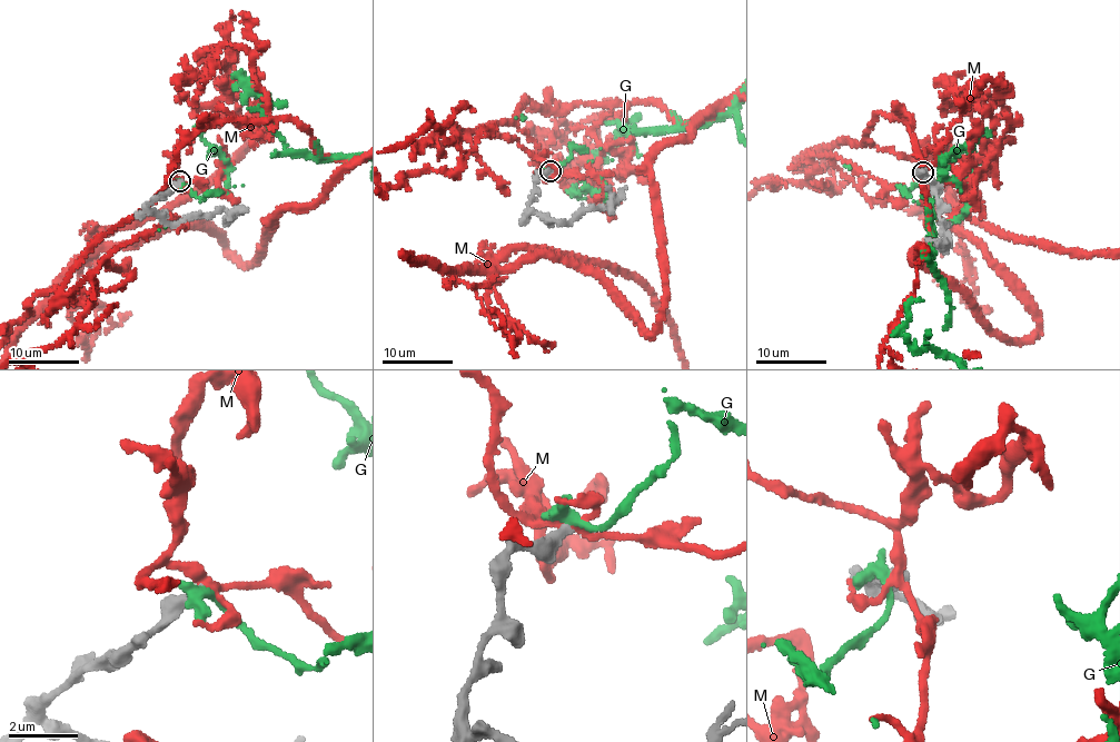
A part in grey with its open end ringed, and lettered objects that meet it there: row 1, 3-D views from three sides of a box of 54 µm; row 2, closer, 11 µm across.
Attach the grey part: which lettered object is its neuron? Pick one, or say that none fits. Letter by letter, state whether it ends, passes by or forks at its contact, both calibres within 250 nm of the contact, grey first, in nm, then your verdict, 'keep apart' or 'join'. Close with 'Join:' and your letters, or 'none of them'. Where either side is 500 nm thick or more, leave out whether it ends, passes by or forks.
G: it ends | 320/420 nm | keep apart
M: it forks | 360/240 nm | join
Join: M

